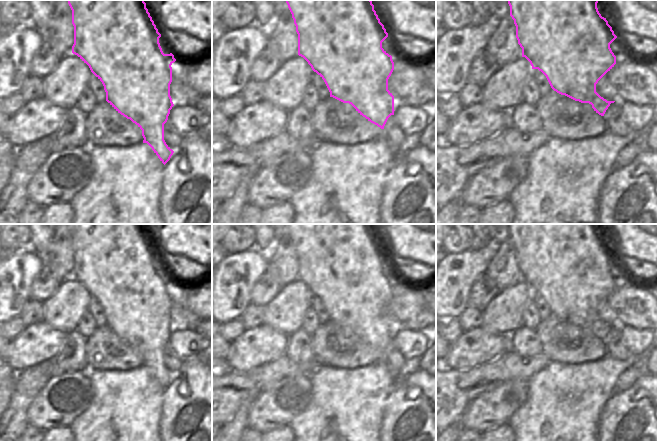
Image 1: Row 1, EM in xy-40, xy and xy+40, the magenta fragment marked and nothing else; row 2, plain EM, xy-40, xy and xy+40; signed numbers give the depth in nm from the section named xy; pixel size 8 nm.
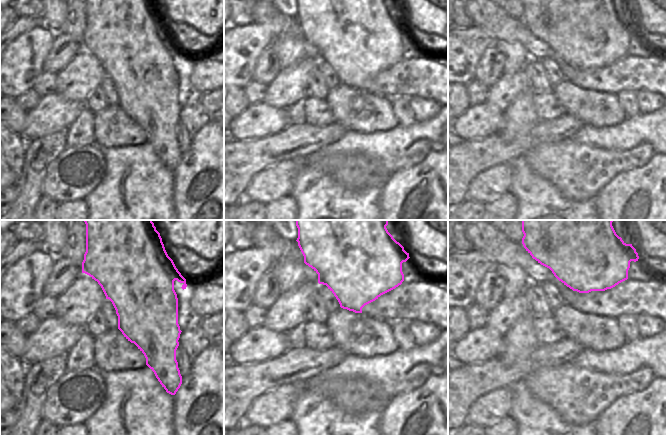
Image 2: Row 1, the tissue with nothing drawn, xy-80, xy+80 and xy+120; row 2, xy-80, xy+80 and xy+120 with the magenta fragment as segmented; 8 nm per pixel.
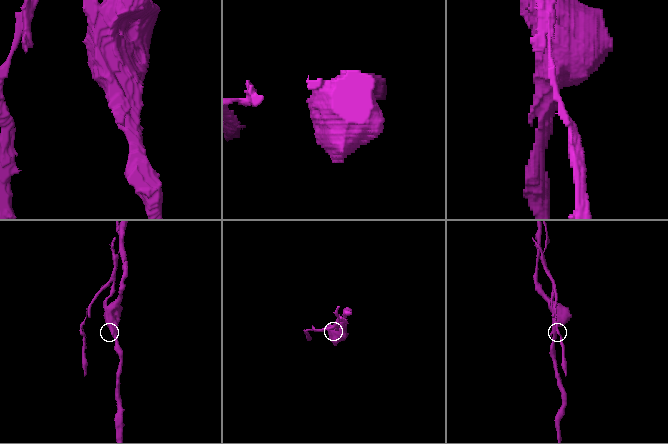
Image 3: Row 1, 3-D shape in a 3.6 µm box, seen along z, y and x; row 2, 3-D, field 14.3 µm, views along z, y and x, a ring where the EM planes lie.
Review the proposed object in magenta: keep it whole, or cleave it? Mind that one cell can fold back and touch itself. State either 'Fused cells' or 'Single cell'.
Fused cells.

